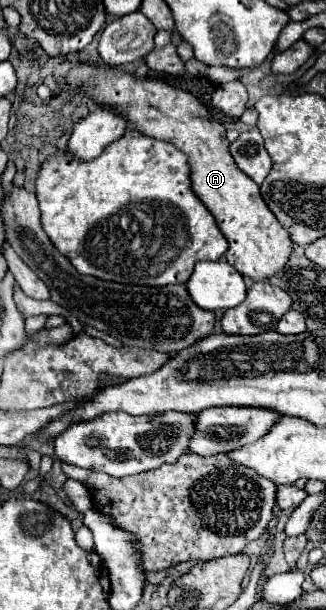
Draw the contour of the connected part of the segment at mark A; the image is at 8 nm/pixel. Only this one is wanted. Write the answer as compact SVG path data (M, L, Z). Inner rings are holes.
M76 63L70 69L66 83L72 91L82 91L96 105L122 115L132 129L138 129L146 137L168 141L186 153L192 191L214 215L230 245L226 251L228 263L234 265L238 273L260 281L284 267L292 251L288 231L266 207L260 197L260 187L238 169L228 151L226 129L218 121L210 121L210 113L198 97L170 87L160 79L138 79L134 73L120 71L118 67L110 67L106 63Z

